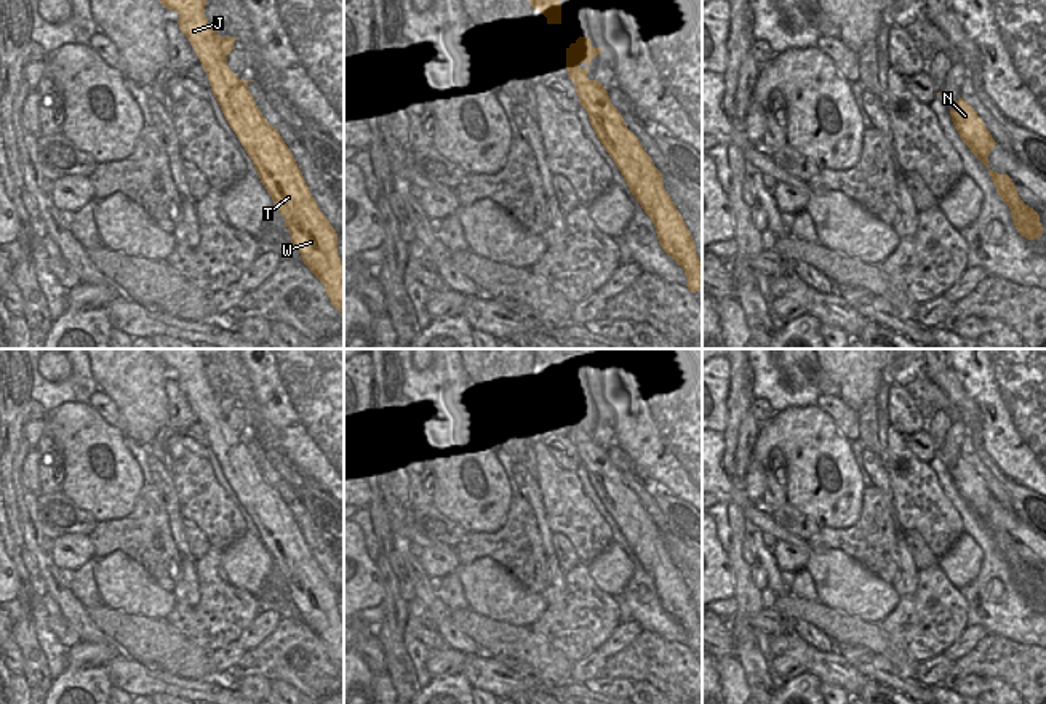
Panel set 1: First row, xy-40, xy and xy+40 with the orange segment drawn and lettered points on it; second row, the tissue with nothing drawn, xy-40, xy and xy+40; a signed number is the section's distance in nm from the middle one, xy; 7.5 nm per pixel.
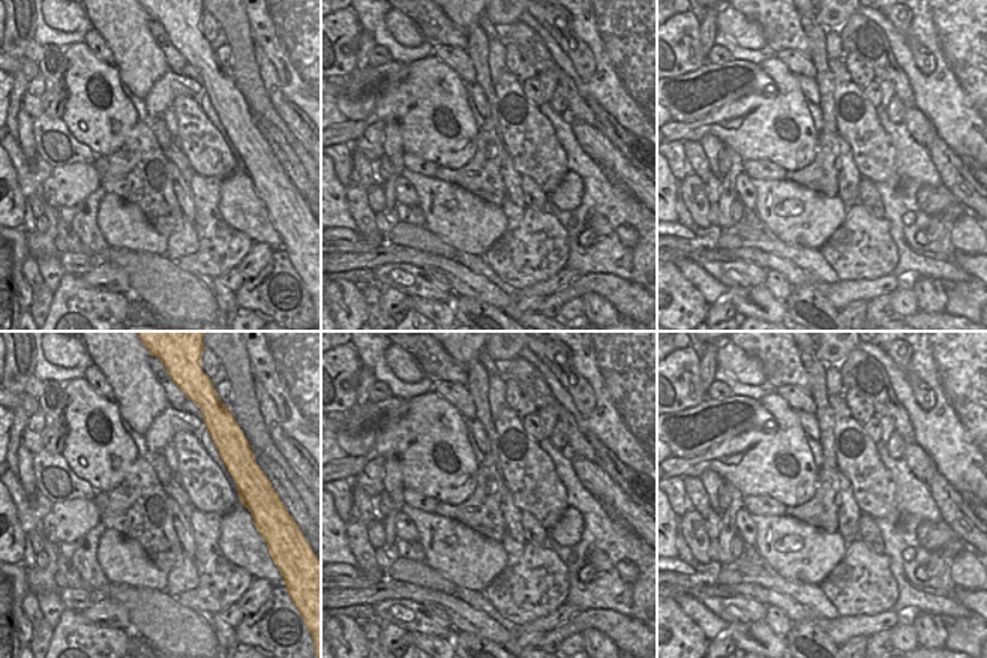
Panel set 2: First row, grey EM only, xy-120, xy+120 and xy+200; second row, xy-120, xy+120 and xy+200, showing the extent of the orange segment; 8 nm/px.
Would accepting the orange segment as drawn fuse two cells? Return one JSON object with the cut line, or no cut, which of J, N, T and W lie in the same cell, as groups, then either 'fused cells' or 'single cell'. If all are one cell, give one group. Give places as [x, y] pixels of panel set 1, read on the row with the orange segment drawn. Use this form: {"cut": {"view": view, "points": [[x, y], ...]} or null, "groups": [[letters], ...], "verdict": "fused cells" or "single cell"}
{"cut": null, "groups": [["J", "N", "T", "W"]], "verdict": "single cell"}

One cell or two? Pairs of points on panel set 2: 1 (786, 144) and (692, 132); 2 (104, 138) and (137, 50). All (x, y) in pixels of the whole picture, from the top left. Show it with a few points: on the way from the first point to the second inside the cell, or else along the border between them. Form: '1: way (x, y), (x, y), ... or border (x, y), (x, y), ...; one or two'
1: way (762, 131), (716, 128); one
2: border (114, 65), (123, 84); two

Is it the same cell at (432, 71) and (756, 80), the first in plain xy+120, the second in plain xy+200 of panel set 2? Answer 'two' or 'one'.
two

